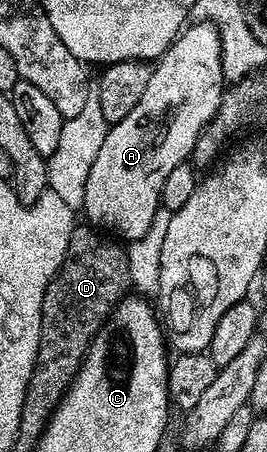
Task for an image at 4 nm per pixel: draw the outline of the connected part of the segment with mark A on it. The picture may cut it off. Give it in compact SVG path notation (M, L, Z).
M194 23L183 28L165 55L159 57L153 66L152 79L148 79L148 87L144 90L140 103L136 103L135 109L125 119L120 119L120 123L109 126L106 130L104 143L88 173L81 208L81 212L86 213L85 220L91 226L111 234L119 233L114 235L126 237L127 242L141 239L150 230L154 216L160 210L164 179L168 179L171 171L193 154L196 139L220 107L224 96L222 84L221 36L217 27L211 23Z

